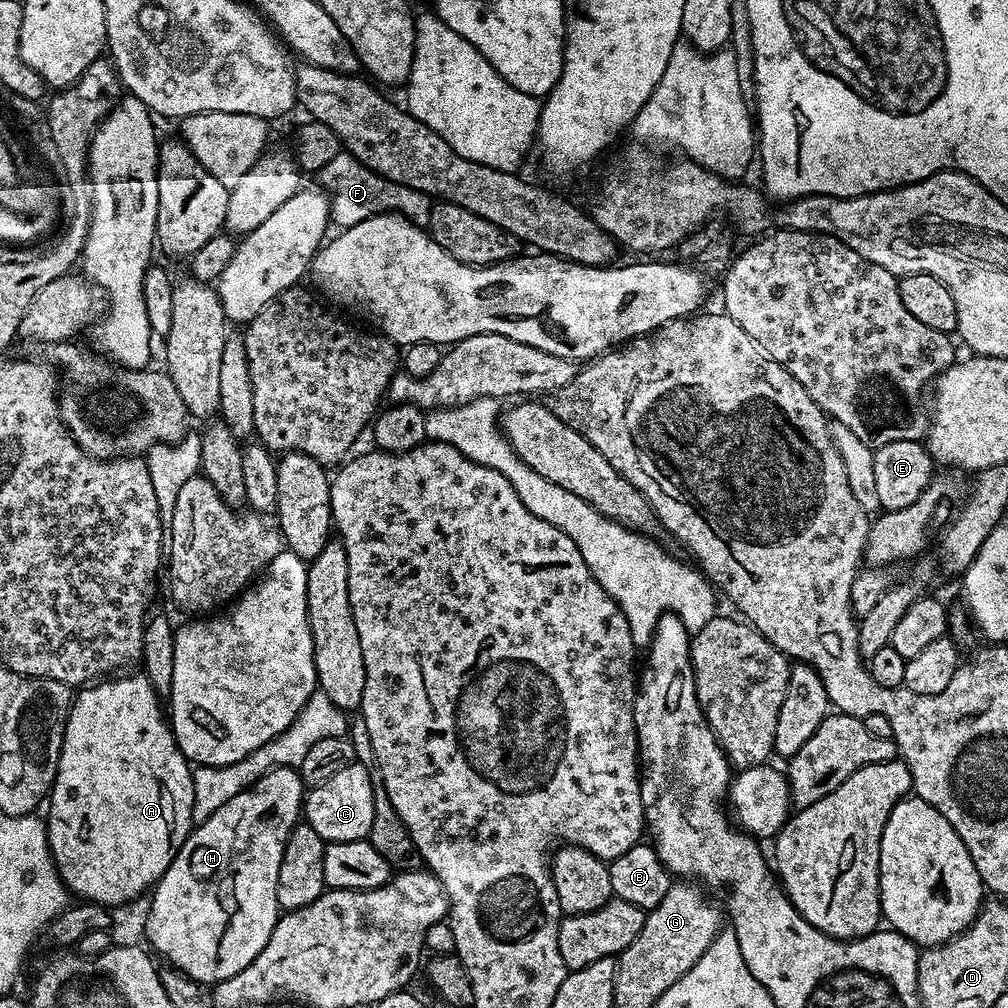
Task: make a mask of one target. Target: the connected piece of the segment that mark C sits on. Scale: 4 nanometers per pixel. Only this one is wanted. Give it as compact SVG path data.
M351 764L346 766L346 770L338 770L330 782L322 782L322 786L311 789L305 795L302 816L318 838L329 844L368 838L374 822L374 776L368 772L371 771L367 764Z

